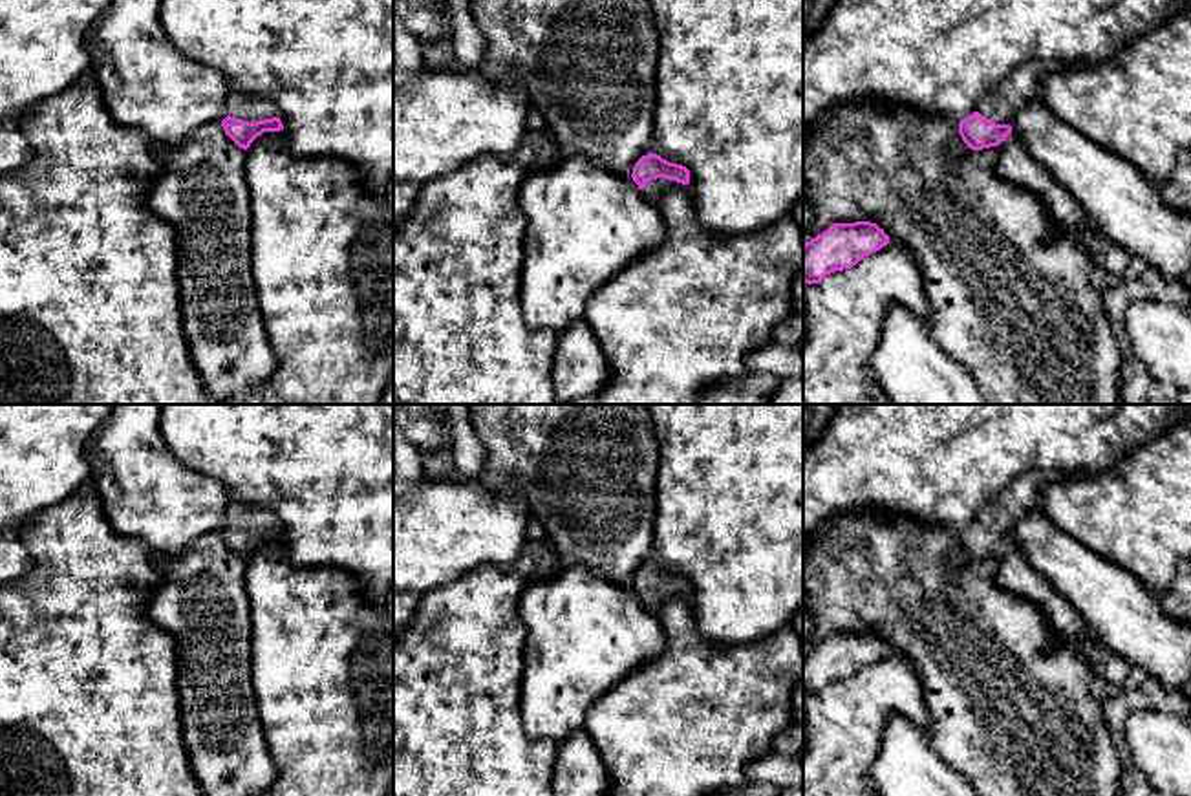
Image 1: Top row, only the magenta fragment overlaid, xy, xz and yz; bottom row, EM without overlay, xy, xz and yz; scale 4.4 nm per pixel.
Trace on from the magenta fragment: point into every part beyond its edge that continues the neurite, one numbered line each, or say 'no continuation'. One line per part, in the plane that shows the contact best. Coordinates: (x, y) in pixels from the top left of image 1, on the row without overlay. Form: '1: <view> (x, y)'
1: xy (242, 516)

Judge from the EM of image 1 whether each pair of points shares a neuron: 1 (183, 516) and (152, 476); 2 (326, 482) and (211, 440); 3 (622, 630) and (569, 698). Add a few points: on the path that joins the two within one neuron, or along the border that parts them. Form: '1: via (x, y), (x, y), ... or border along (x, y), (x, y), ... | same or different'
1: via (174, 507), (152, 485) | same
2: via (297, 462), (271, 462), (249, 440), (240, 440) | same
3: via (604, 645), (569, 679) | same

